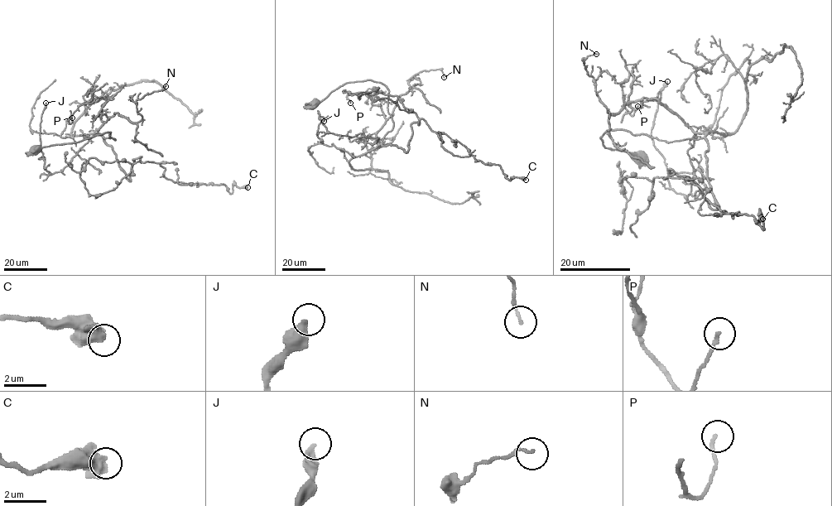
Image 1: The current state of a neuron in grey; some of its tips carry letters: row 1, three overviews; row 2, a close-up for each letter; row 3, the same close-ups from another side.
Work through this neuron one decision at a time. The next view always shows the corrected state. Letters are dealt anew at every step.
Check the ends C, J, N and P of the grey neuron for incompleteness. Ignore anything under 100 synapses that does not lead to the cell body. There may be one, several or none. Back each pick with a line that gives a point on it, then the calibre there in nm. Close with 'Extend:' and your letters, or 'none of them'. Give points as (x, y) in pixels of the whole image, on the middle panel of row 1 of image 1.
Extend: none of them

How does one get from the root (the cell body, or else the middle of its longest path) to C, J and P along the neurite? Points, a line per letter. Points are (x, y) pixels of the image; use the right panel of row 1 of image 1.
C: (638, 158), (601, 137), (703, 138), (718, 206), (664, 180), (762, 219)
J: (638, 158), (601, 137), (704, 134), (687, 151), (690, 193), (670, 187), (651, 134), (667, 81)
P: (638, 158), (601, 137), (705, 135), (657, 100), (632, 108), (632, 70), (620, 85), (625, 109), (637, 106)

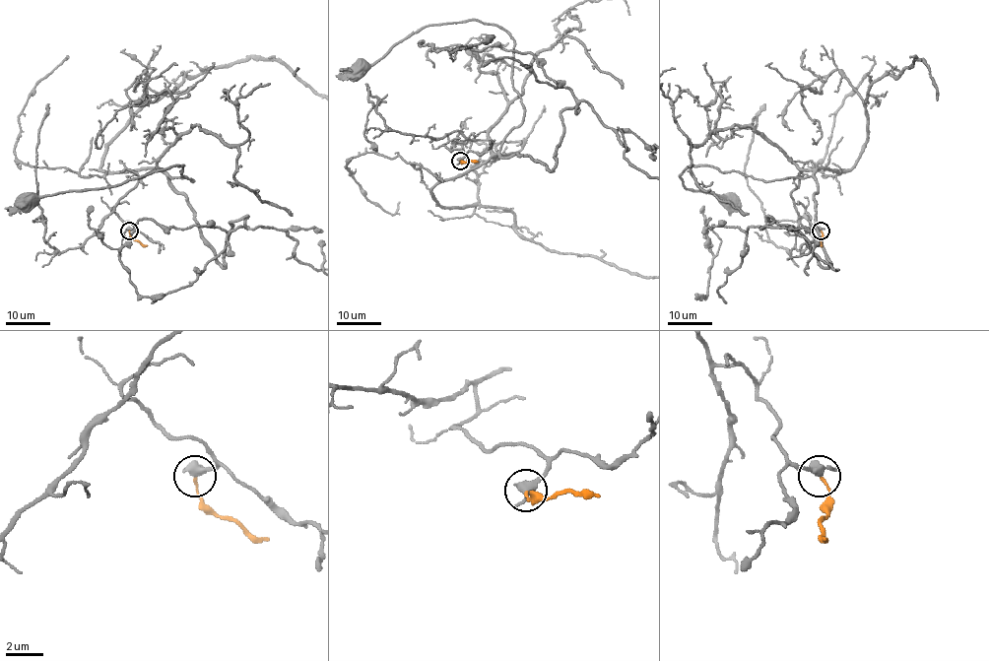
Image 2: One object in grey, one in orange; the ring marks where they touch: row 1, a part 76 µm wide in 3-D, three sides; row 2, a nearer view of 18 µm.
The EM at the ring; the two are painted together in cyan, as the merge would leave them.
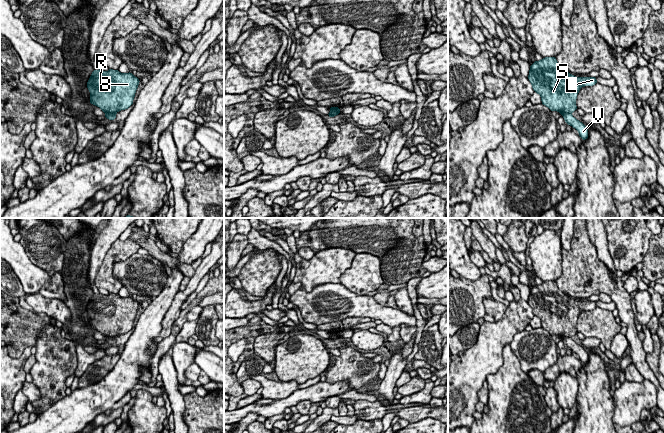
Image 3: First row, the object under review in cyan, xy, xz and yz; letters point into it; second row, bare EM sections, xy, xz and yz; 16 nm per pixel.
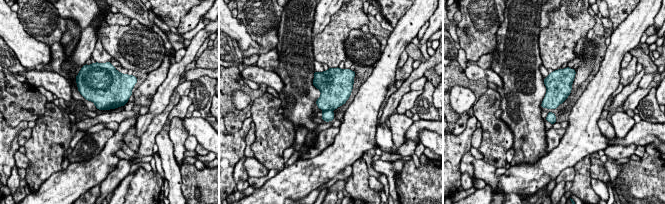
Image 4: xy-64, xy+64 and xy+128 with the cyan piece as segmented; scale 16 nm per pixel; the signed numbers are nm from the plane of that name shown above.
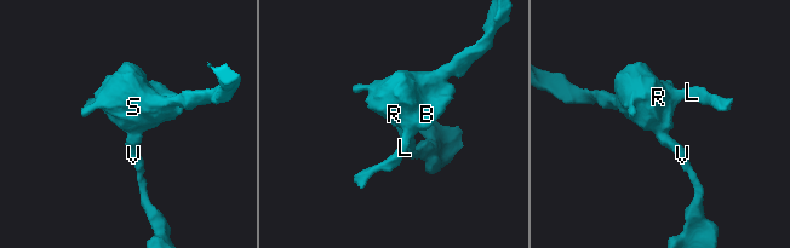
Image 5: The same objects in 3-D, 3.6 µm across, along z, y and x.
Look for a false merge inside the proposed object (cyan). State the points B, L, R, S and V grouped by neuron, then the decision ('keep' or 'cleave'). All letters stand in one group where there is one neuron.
B L R S / V | cleave

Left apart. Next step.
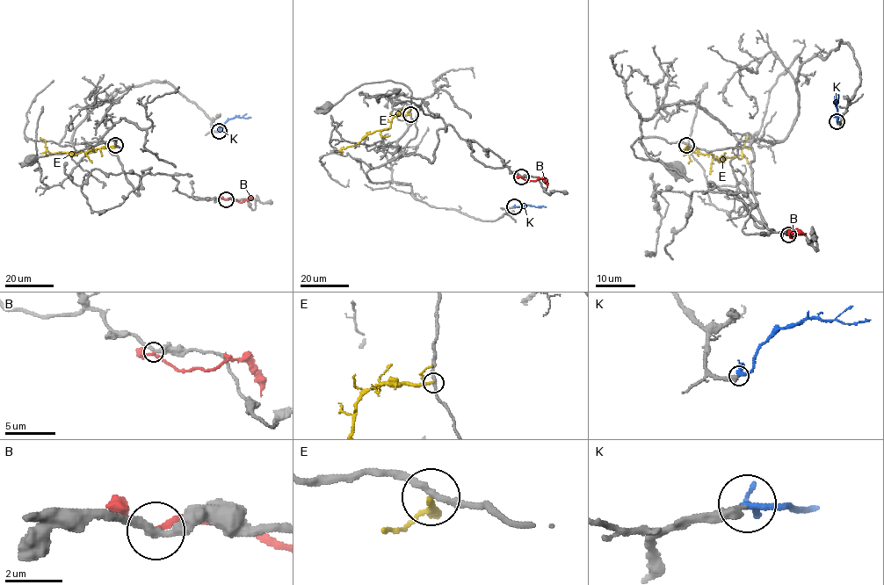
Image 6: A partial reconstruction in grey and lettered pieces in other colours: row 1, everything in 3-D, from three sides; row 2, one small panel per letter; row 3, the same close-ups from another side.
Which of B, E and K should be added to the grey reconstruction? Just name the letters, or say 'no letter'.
no letter

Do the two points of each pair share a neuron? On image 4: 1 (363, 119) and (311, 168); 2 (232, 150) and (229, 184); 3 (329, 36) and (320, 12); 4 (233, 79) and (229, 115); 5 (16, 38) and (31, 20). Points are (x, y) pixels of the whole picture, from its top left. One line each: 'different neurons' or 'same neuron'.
1: same neuron
2: same neuron
3: different neurons
4: same neuron
5: different neurons

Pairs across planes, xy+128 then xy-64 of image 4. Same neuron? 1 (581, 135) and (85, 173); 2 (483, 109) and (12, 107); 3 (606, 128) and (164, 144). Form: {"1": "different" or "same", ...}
{"1": "same", "2": "different", "3": "same"}

